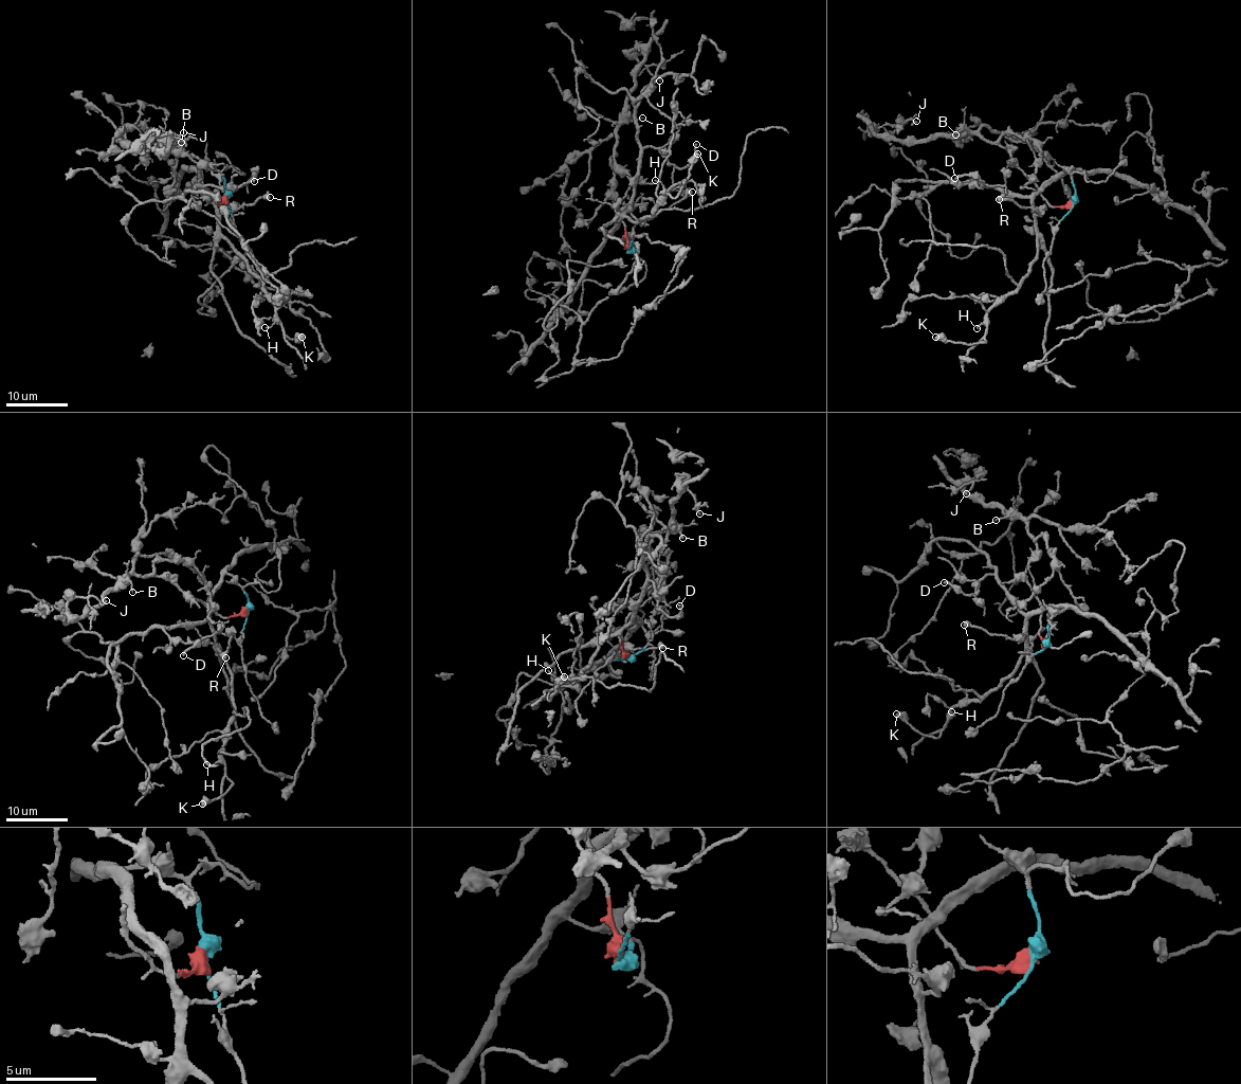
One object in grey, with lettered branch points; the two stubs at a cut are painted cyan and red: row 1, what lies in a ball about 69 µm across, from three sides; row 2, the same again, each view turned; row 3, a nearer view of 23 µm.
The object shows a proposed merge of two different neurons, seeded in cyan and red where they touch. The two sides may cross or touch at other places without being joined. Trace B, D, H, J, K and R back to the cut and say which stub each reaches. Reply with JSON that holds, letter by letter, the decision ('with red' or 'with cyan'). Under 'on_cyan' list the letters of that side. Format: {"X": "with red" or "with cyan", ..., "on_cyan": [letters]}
{"B": "with red", "D": "with cyan", "H": "with cyan", "J": "with red", "K": "with cyan", "R": "with cyan", "on_cyan": ["D", "H", "K", "R"]}

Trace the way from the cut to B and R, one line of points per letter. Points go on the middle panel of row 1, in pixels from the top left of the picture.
B: (628, 249), (618, 209), (632, 180), (614, 157), (617, 128), (642, 119)
R: (628, 249), (632, 244), (616, 238), (614, 229), (626, 206), (638, 219), (650, 219), (692, 192)

